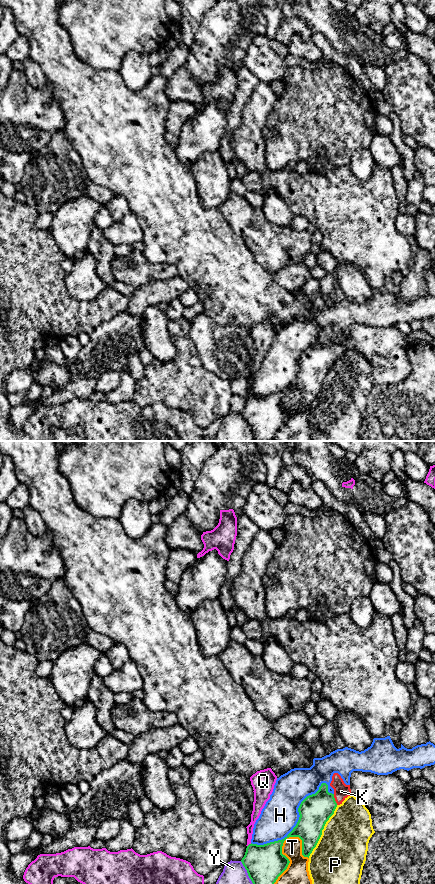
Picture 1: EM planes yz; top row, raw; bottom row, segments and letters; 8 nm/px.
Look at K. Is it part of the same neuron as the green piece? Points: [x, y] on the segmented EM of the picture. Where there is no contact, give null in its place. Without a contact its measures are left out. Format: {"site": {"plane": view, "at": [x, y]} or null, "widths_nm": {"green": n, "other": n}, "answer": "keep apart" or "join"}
{"site": {"plane": "yz", "at": [334, 799]}, "widths_nm": {"green": 260, "other": 130}, "answer": "join"}

